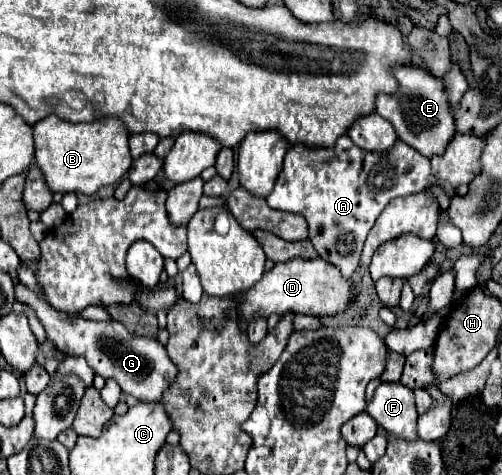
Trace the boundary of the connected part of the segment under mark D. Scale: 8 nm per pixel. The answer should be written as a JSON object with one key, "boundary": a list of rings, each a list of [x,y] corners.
{"boundary":[[[294,258],[288,262],[276,264],[270,272],[266,272],[262,280],[248,290],[244,302],[236,302],[236,306],[238,306],[240,318],[244,320],[250,320],[252,314],[284,316],[288,312],[300,312],[300,314],[312,314],[312,316],[334,316],[344,312],[354,300],[356,300],[354,282],[350,278],[344,278],[334,264],[322,258],[314,258],[314,260]]]}

